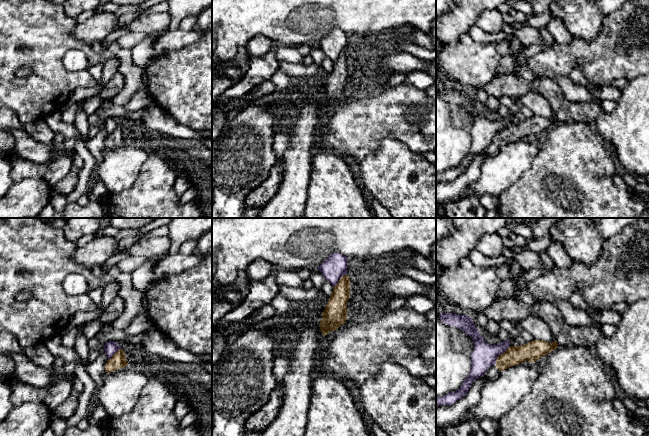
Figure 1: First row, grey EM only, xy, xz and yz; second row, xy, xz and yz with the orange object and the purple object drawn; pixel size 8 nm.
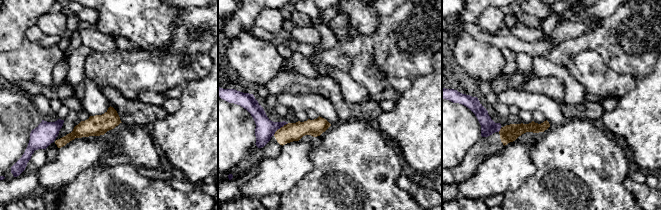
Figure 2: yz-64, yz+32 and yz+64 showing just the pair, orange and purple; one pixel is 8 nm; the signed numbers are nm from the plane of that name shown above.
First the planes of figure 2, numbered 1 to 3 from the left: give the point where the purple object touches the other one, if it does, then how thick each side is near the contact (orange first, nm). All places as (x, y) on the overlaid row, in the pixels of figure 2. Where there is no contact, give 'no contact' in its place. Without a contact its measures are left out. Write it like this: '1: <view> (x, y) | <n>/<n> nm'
1: no contact
2: yz+32 (281, 127) | 150/160 nm
3: yz+64 (500, 130) | 140/120 nm

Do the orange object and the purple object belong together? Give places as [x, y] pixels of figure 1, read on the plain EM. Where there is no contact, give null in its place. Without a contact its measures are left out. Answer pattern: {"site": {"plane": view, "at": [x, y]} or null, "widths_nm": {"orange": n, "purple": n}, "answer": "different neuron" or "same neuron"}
{"site": {"plane": "yz", "at": [501, 130]}, "widths_nm": {"orange": 160, "purple": 200}, "answer": "different neuron"}

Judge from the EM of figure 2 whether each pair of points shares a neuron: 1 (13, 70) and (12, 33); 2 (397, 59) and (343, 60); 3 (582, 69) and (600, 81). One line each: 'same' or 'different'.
1: different
2: same
3: same

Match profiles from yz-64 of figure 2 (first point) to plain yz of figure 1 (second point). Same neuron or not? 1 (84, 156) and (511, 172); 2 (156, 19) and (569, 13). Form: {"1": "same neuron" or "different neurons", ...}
{"1": "same neuron", "2": "same neuron"}

